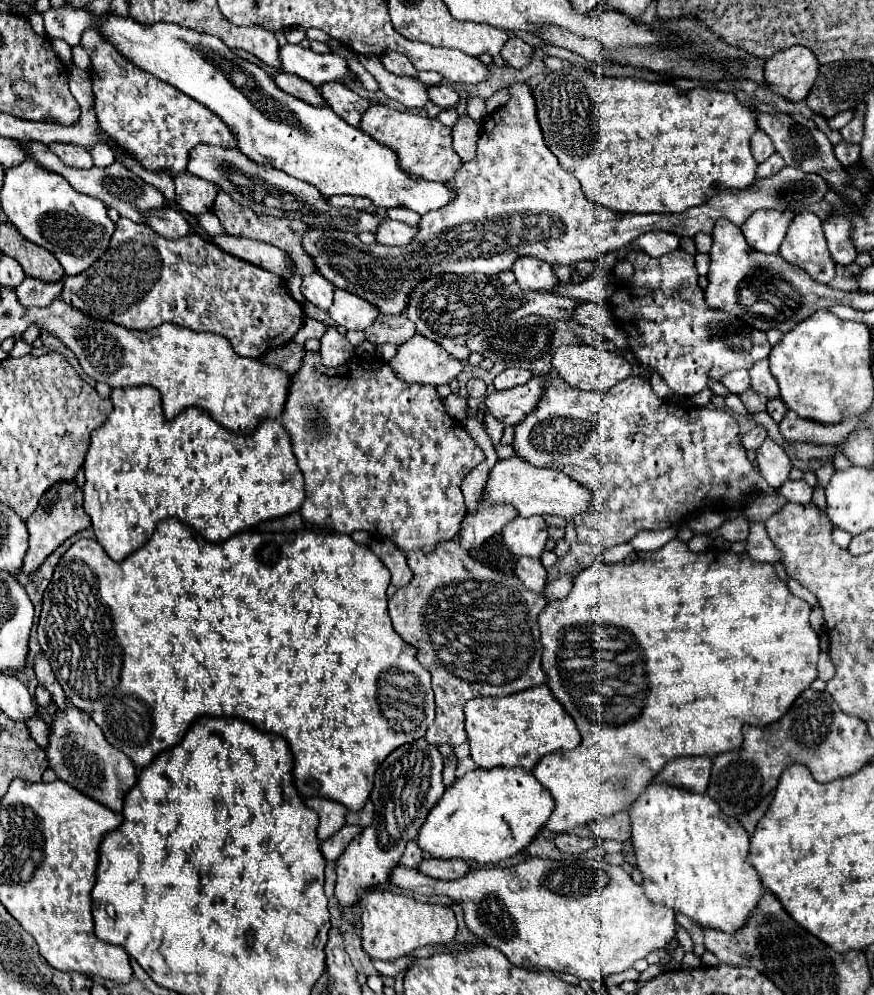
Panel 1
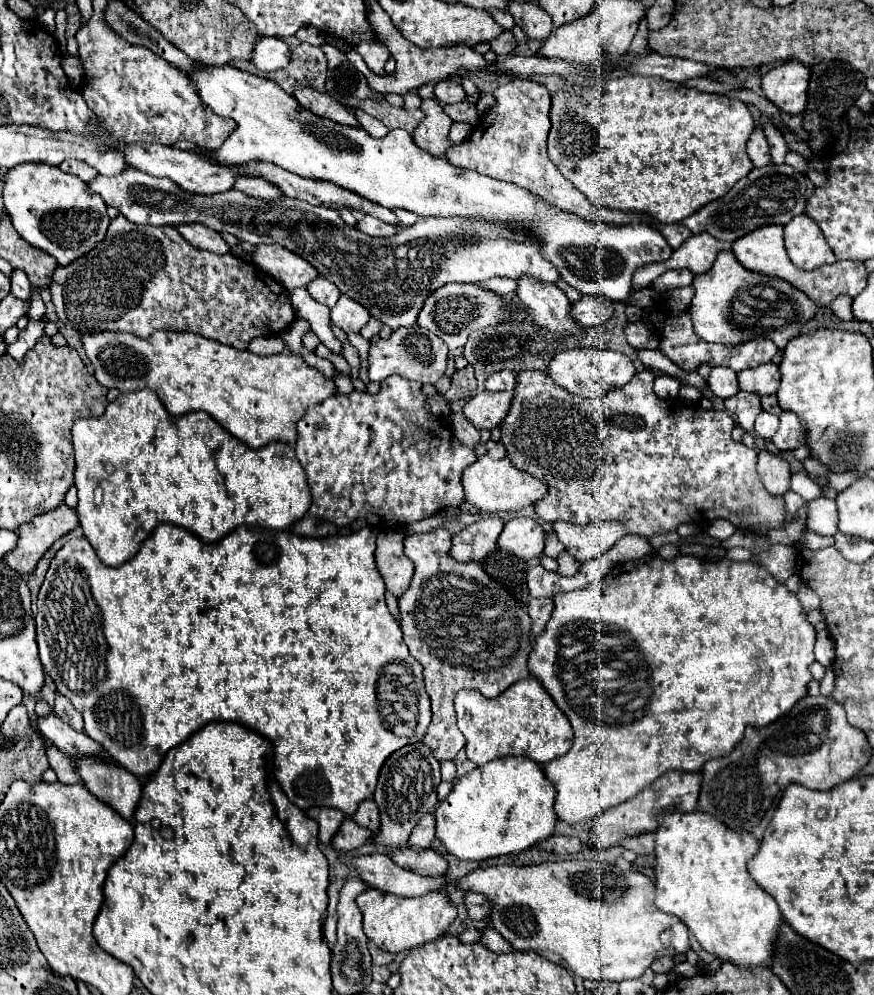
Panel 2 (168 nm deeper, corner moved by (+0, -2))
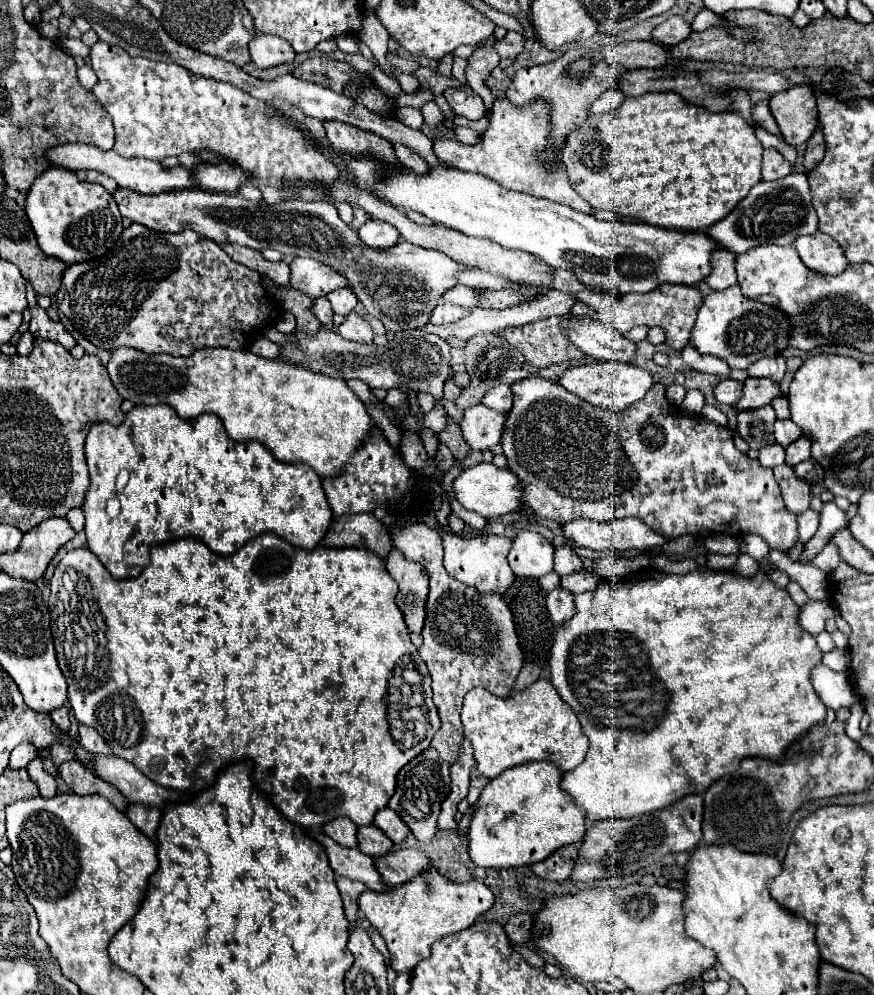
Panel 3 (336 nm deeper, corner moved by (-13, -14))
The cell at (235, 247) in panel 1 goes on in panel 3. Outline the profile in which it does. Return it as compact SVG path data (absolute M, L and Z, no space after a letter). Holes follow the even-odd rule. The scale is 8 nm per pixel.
M296 257L292 261L292 275L290 275L290 287L298 289L300 293L316 299L324 297L340 287L346 287L342 275L336 275L330 267L324 267L322 263L316 263L316 259L308 257Z

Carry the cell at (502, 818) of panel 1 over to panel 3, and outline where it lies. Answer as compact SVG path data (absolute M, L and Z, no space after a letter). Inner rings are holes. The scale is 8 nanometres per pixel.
M532 761L494 777L480 793L468 825L468 855L478 867L510 869L540 863L556 849L580 843L586 831L584 811L560 789L562 773L554 763Z

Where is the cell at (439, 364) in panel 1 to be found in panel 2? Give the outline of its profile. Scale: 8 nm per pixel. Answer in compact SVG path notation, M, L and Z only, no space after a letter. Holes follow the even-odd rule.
M417 323L411 327L397 327L391 331L387 339L369 343L369 379L383 381L385 377L399 375L417 383L435 383L445 373L447 351L449 349L443 343L443 339L435 337L431 331L419 327Z

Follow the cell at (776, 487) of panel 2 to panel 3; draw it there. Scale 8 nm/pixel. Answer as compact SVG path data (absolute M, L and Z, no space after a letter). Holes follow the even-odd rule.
M780 465L774 469L774 477L780 485L782 491L782 499L784 505L792 511L792 513L800 513L806 511L810 507L810 483L806 483L804 479L800 479L794 469L790 465Z

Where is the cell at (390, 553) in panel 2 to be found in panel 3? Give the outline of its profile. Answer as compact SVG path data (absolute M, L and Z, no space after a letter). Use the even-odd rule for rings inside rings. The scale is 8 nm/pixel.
M392 547L392 551L386 557L386 569L388 569L388 573L394 577L394 581L400 587L398 597L396 597L396 603L400 607L400 611L404 613L404 621L408 625L408 631L420 633L422 631L422 625L424 625L424 617L426 617L424 603L426 603L426 597L428 597L428 573L424 571L424 567L420 563L408 561L396 547Z

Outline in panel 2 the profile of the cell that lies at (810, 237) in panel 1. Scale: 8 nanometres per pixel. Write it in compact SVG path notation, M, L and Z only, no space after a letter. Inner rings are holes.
M797 215L785 225L785 249L789 259L805 271L835 263L835 253L827 245L821 229L807 215Z

